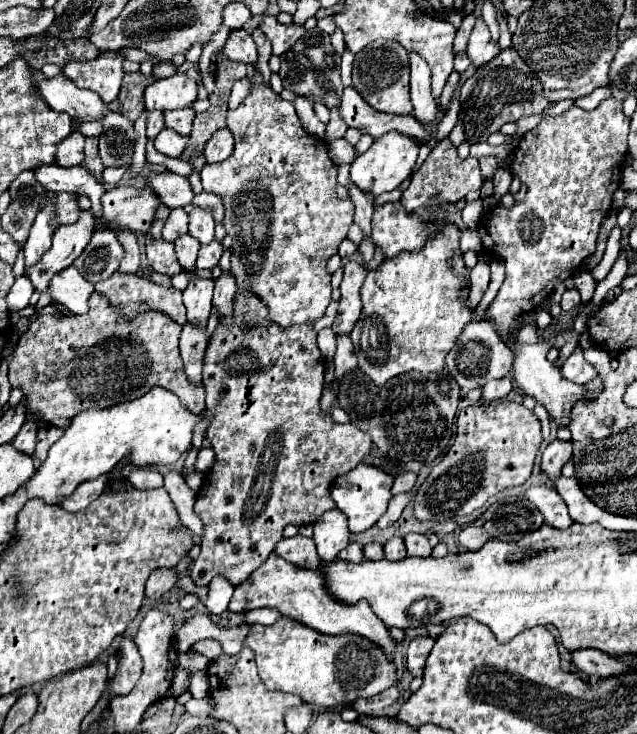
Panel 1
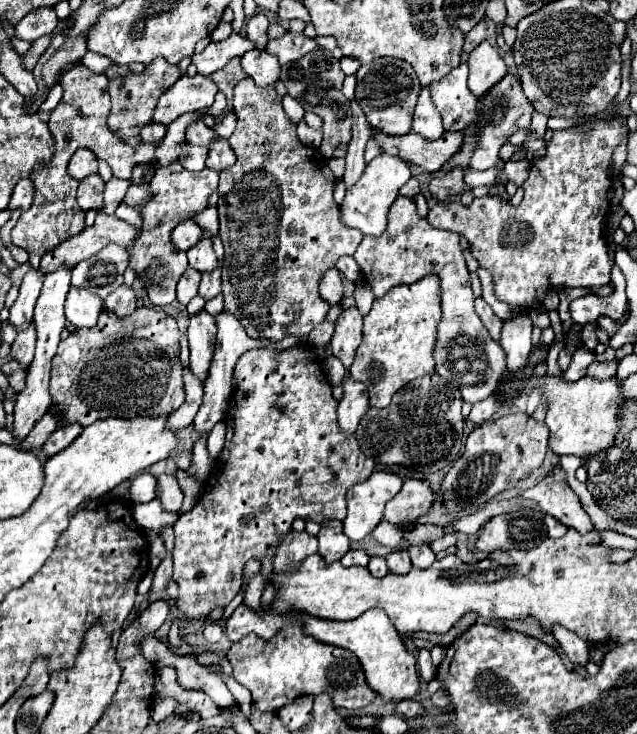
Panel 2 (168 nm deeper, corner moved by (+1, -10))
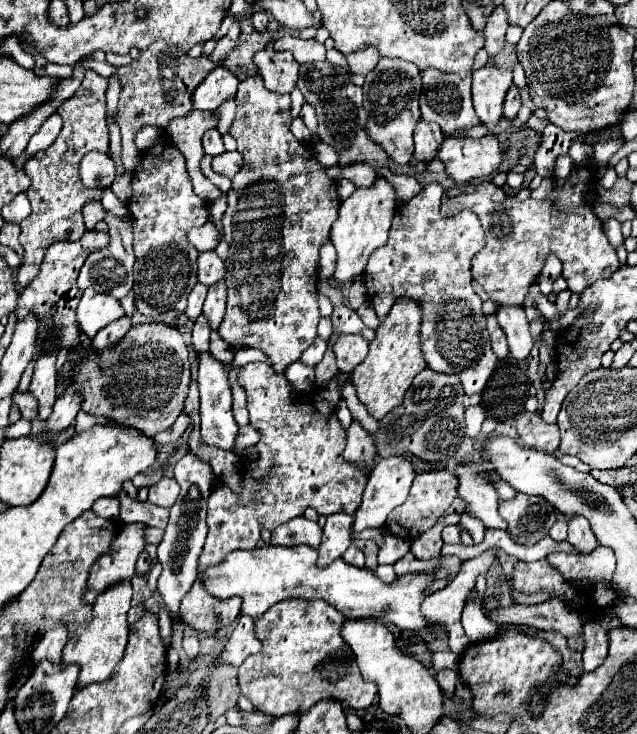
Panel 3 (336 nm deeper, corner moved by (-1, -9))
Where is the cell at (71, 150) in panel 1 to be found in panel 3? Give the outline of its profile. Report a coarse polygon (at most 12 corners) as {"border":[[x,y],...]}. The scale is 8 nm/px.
{"border":[[91,151],[81,161],[87,187],[111,187],[115,163]]}

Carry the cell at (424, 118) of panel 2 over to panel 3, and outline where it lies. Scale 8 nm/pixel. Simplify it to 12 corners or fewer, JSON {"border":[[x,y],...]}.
{"border":[[419,121],[415,129],[415,159],[437,157],[445,135],[439,125]]}

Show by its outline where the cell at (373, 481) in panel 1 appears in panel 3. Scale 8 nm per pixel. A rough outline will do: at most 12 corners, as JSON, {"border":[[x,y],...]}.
{"border":[[405,455],[379,459],[353,531],[379,529],[409,497]]}

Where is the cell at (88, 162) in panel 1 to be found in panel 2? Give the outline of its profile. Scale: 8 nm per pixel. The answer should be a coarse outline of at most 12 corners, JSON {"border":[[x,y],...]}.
{"border":[[99,174],[79,182],[81,210],[101,210],[105,182]]}

